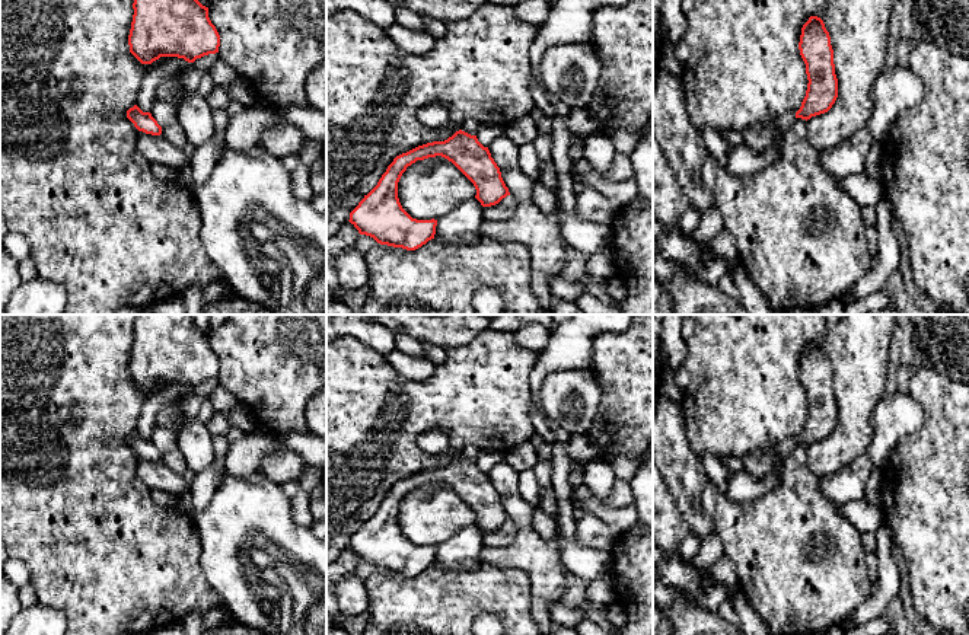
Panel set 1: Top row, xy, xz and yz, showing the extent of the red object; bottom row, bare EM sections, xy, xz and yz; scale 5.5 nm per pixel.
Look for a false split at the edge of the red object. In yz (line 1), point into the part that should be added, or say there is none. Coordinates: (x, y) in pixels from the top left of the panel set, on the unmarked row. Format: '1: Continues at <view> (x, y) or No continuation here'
1: Continues at yz (759, 463)

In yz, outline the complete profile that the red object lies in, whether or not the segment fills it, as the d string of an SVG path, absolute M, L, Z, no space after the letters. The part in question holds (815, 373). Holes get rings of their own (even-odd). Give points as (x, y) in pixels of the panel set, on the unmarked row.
M810 342L803 351L799 376L809 406L801 433L797 438L787 437L768 449L743 454L743 472L752 478L766 478L775 463L785 462L797 444L807 447L828 438L838 424L833 376L829 358L820 344Z

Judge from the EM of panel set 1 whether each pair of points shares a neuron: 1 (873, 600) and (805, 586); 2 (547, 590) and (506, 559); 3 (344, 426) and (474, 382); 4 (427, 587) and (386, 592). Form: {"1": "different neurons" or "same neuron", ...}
{"1": "different neurons", "2": "same neuron", "3": "same neuron", "4": "same neuron"}

